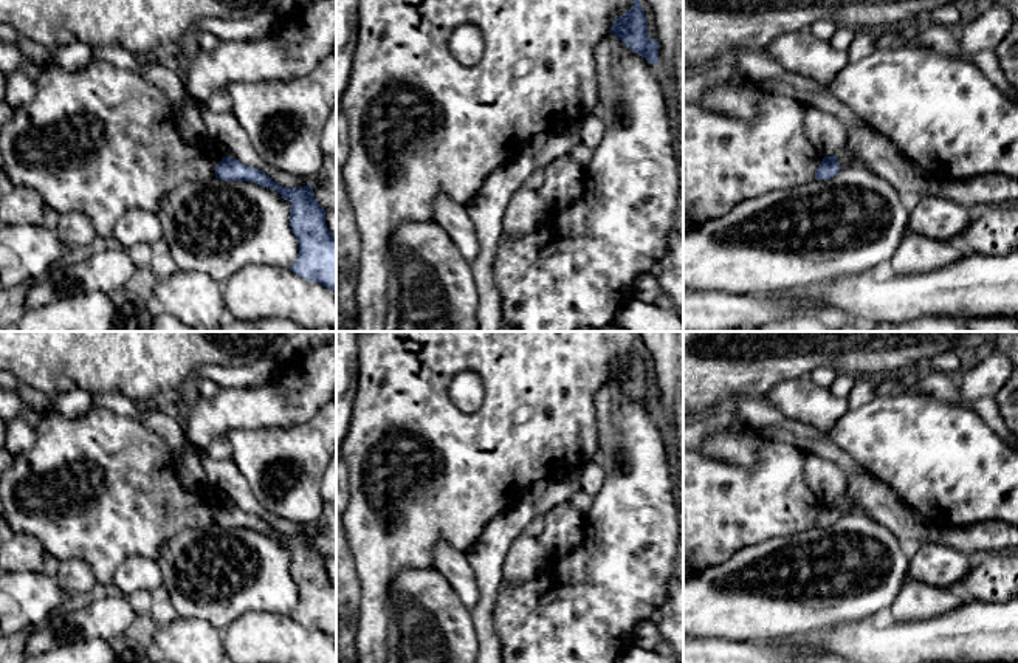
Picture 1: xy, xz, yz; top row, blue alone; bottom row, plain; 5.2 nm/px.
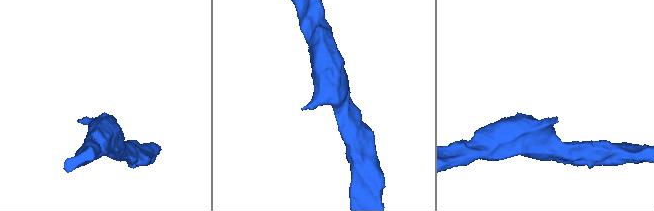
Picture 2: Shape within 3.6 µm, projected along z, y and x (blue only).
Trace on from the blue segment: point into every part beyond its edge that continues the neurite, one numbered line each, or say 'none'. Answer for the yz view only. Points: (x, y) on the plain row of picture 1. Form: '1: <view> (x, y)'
none

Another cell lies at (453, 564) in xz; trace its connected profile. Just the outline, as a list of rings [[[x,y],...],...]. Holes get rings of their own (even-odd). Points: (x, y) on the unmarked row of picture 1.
[[[438,544],[434,548],[434,569],[451,584],[460,601],[471,610],[479,599],[479,590],[466,553],[448,544]]]

